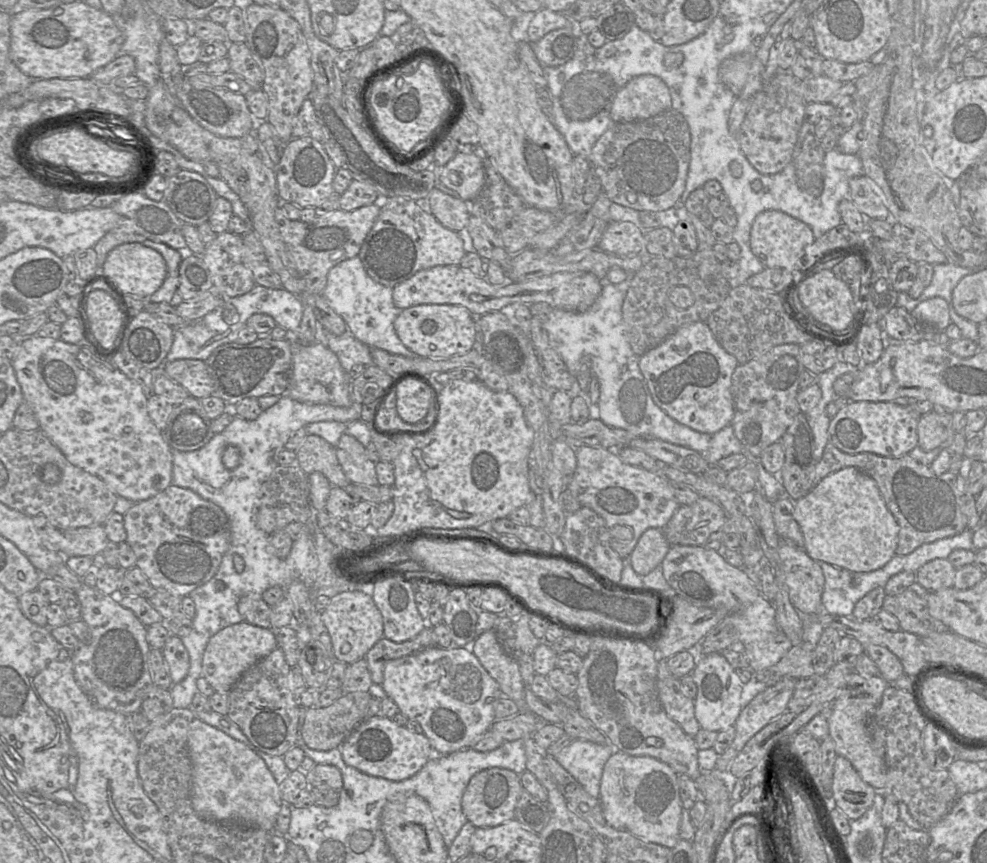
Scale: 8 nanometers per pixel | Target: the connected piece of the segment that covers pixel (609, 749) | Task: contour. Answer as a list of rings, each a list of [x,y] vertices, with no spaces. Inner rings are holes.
[[[574,739],[554,759],[568,771],[594,798],[599,798],[603,768],[610,756],[619,750],[613,745],[600,745]]]

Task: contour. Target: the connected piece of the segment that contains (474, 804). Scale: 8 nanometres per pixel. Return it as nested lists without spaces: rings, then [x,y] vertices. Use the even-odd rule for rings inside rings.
[[[488,768],[470,779],[462,796],[462,811],[476,828],[499,826],[514,818],[522,789],[519,775],[515,772],[503,768]]]

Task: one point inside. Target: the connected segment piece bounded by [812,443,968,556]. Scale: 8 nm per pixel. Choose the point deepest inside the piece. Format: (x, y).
(927, 507)

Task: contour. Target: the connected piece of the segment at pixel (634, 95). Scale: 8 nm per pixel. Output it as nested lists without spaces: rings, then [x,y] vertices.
[[[644,74],[634,77],[618,91],[610,117],[615,123],[644,120],[670,110],[671,105],[665,82],[657,76]]]

